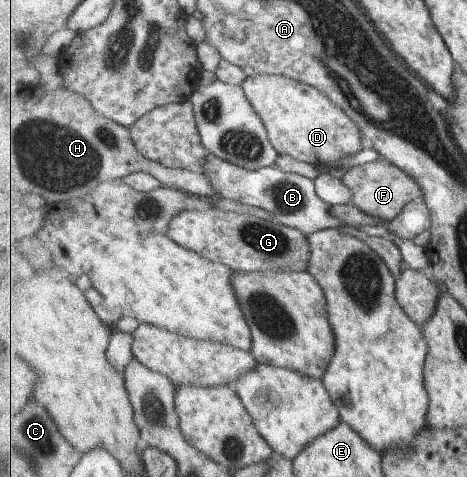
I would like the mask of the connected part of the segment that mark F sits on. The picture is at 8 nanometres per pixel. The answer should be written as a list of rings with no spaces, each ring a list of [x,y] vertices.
[[[378,158],[376,161],[353,168],[344,178],[354,193],[352,204],[362,209],[365,213],[378,217],[381,221],[394,220],[403,208],[412,201],[424,199],[424,191],[420,183],[411,177],[399,166],[393,165],[386,158]]]

